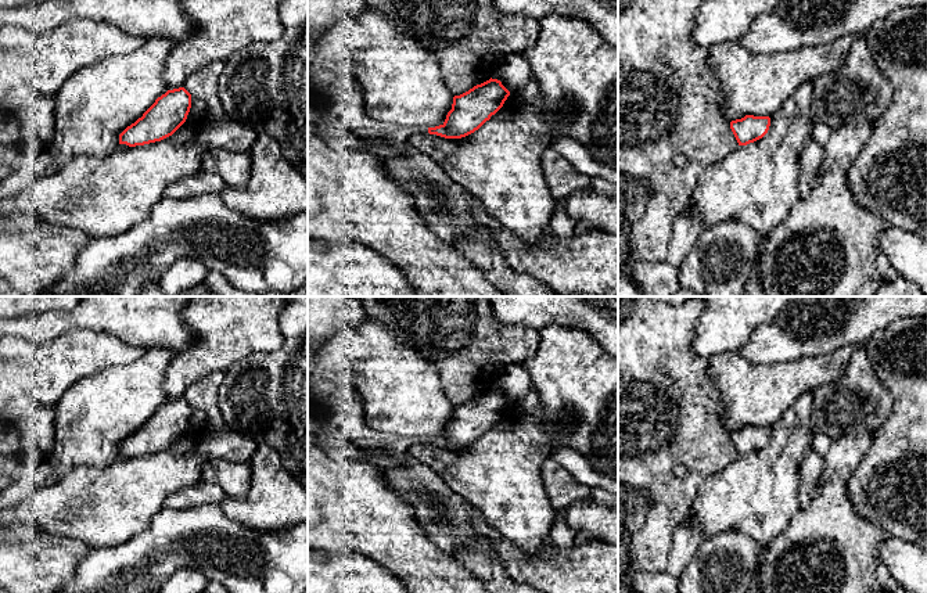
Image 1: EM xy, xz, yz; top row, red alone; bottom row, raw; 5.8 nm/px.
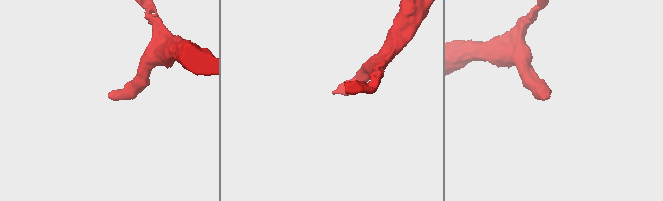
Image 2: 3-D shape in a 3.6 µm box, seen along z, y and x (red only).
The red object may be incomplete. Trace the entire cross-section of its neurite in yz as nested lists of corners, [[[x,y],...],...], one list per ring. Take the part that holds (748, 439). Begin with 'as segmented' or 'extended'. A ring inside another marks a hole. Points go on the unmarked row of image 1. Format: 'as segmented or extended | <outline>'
as segmented | [[[745,425],[741,430],[730,432],[730,439],[739,453],[739,456],[747,456],[762,449],[770,436],[769,427]]]

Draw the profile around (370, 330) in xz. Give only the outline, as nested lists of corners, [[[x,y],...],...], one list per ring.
[[[370,316],[357,328],[344,330],[320,345],[312,359],[321,370],[344,370],[351,375],[360,393],[364,420],[376,431],[435,438],[443,435],[452,420],[454,406],[442,389],[435,364],[398,342],[382,323]]]

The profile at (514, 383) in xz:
[[[522,364],[509,366],[492,384],[510,402],[518,405],[532,389],[529,373]]]

